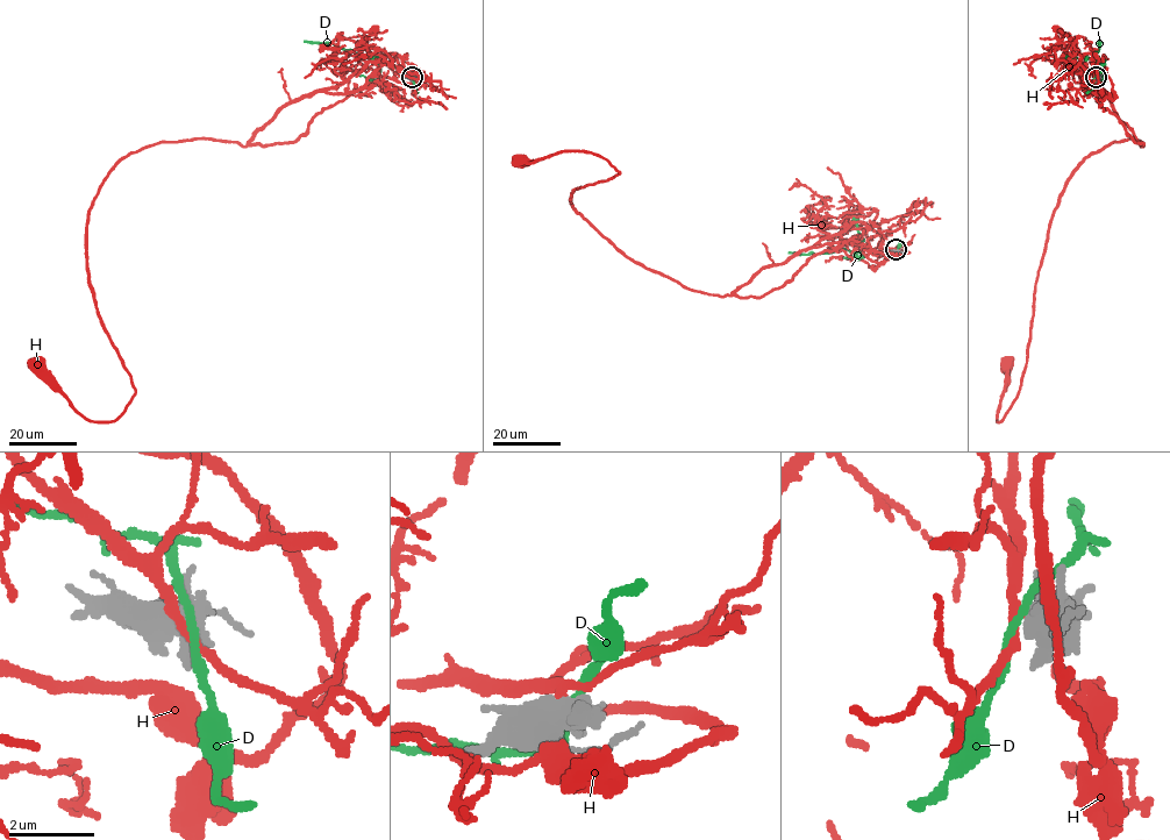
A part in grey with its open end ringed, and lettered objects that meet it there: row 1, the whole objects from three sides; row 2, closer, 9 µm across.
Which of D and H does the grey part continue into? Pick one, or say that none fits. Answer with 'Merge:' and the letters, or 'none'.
Merge: H

